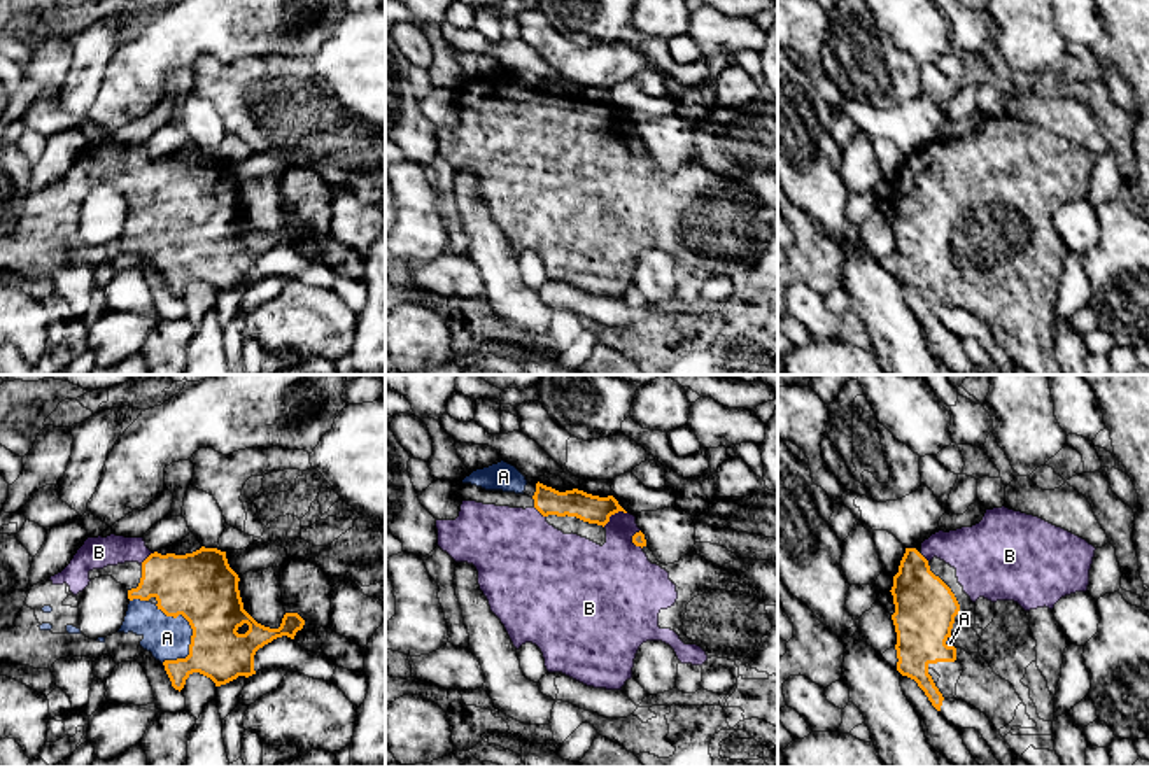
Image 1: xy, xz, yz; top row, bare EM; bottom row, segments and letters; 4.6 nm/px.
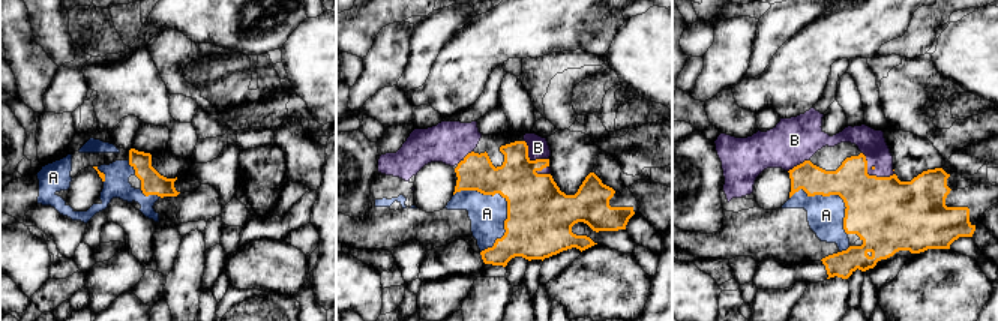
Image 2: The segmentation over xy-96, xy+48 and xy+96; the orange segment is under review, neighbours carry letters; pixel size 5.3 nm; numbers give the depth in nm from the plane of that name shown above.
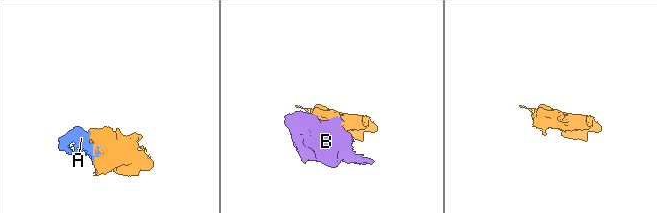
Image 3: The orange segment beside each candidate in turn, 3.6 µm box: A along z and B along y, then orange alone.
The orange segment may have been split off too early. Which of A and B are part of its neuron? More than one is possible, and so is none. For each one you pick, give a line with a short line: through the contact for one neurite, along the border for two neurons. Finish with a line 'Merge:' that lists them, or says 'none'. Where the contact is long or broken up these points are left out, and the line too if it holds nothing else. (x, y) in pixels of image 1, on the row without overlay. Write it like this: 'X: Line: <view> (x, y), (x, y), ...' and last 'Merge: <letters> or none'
Merge: A, B

